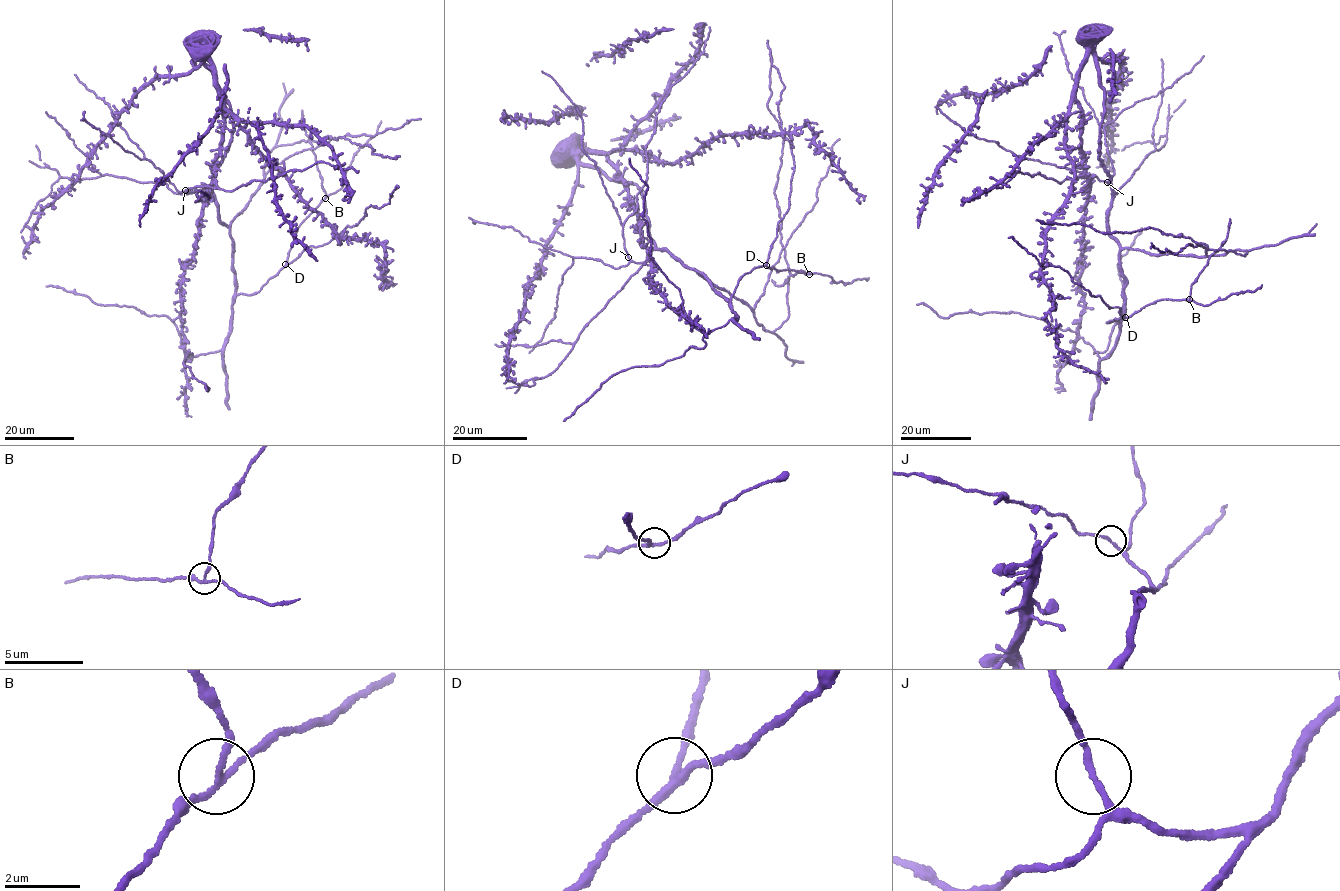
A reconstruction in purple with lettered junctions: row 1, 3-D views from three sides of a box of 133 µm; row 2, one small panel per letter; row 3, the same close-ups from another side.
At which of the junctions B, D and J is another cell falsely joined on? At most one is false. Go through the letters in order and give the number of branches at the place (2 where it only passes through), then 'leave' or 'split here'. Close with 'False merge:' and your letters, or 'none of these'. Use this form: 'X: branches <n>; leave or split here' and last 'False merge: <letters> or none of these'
B: branches 3; split here
D: branches 3; leave
J: branches 3; leave
False merge: B

